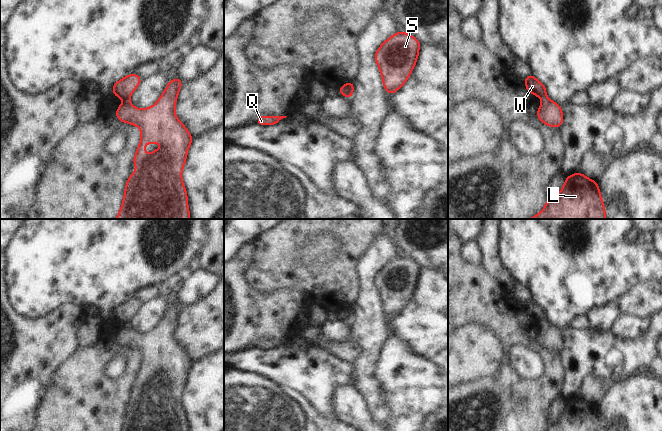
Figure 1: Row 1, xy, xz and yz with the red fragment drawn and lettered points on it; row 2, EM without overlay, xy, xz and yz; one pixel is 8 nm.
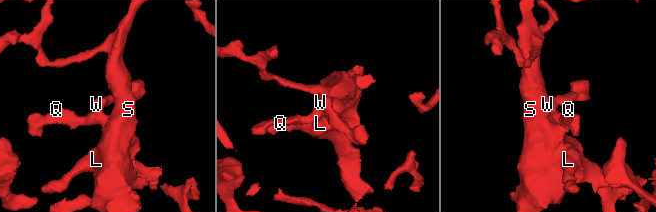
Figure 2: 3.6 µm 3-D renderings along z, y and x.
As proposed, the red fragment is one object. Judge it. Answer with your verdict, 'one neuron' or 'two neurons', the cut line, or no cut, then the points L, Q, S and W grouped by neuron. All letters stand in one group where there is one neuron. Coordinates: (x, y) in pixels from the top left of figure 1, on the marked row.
two neurons; cut xz (342, 86), (348, 91), (349, 96); groups L Q S / W

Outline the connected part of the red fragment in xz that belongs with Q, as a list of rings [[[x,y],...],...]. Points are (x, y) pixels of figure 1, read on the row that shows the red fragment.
[[[258,116],[256,118],[256,123],[260,125],[274,125],[286,117],[287,116]]]

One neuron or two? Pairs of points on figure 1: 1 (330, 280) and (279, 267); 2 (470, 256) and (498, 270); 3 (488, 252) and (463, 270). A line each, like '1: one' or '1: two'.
1: one
2: two
3: two

